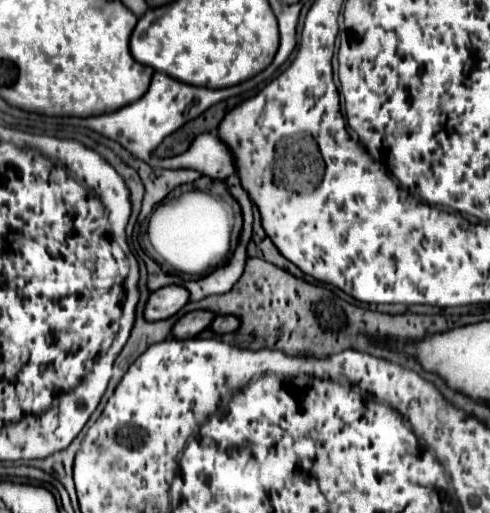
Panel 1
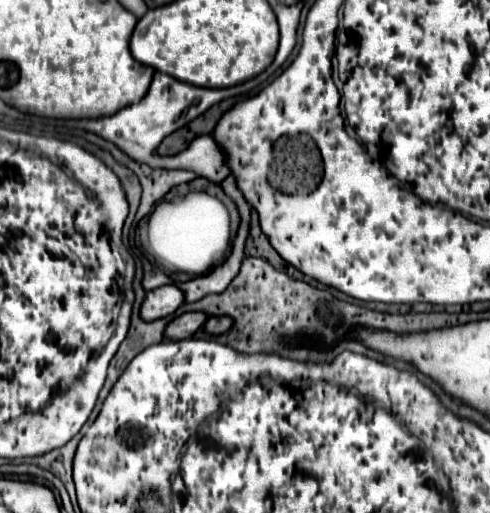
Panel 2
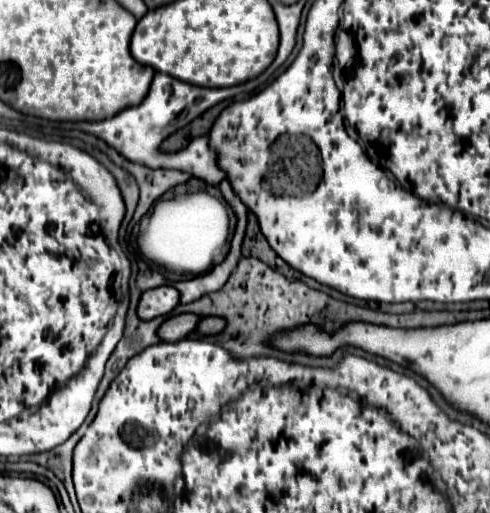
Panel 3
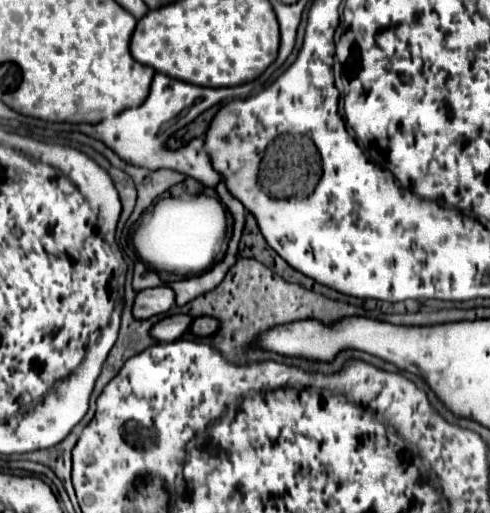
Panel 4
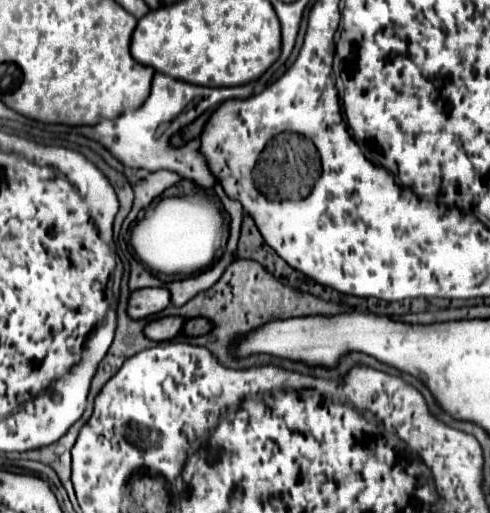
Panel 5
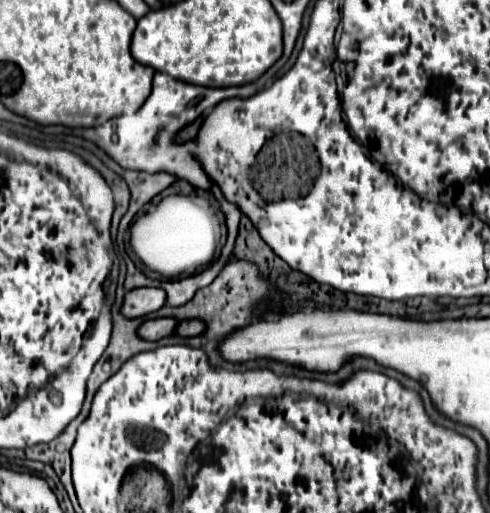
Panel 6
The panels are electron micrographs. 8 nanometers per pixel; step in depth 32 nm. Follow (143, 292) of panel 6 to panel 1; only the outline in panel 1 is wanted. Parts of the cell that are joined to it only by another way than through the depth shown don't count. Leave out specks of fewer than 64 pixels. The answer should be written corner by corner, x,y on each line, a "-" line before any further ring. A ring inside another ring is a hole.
164,286
156,292
150,292
148,302
144,306
144,318
154,322
154,320
164,320
174,316
184,304
188,302
188,292
182,286

